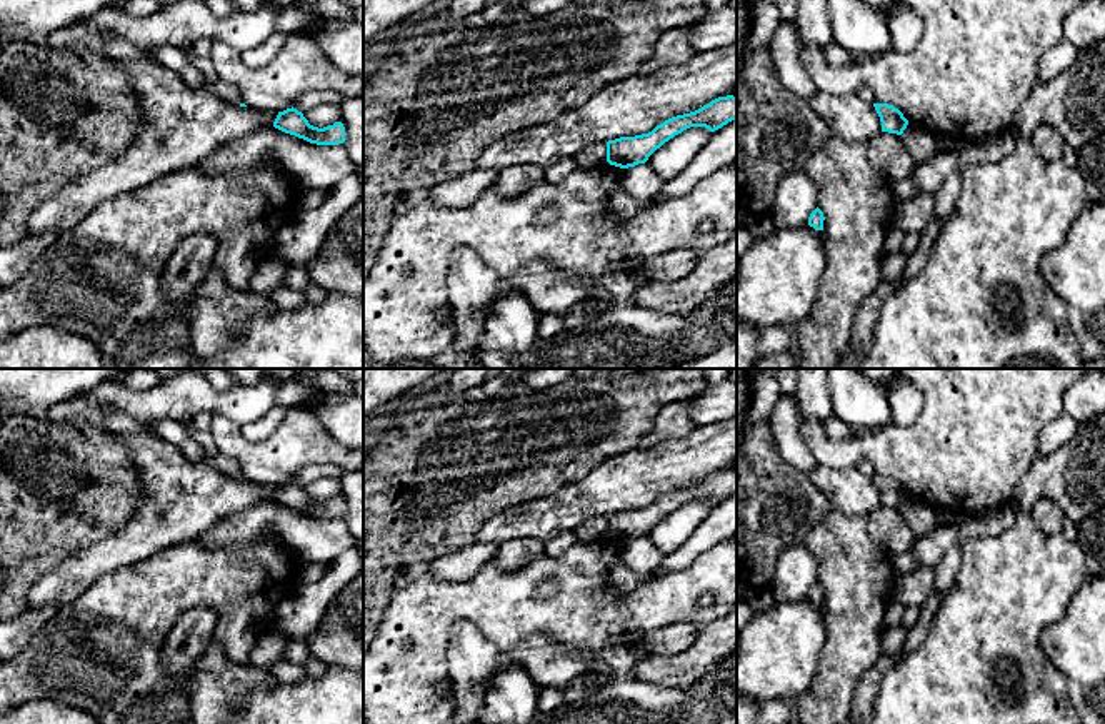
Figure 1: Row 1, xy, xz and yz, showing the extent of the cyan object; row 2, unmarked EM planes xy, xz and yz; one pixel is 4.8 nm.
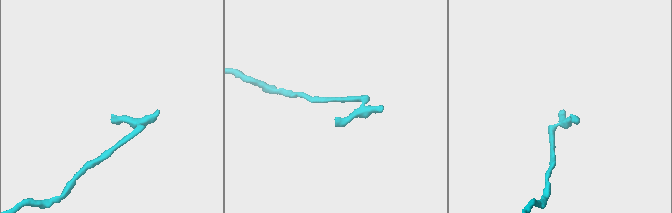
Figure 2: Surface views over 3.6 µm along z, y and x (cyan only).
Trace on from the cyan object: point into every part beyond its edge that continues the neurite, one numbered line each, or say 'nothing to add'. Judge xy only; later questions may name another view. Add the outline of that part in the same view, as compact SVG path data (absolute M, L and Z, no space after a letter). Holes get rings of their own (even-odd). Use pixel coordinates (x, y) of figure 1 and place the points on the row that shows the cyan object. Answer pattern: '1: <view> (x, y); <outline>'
nothing to add

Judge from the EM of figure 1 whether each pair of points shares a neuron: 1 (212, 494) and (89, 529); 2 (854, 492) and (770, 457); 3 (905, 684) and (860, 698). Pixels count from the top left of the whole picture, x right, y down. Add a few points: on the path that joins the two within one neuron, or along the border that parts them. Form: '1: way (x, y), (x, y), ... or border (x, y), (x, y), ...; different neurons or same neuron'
1: border (137, 479), (139, 499), (135, 509), (99, 542); different neurons
2: border (805, 472), (830, 504); different neurons
3: border (895, 664), (884, 676), (870, 706); different neurons

